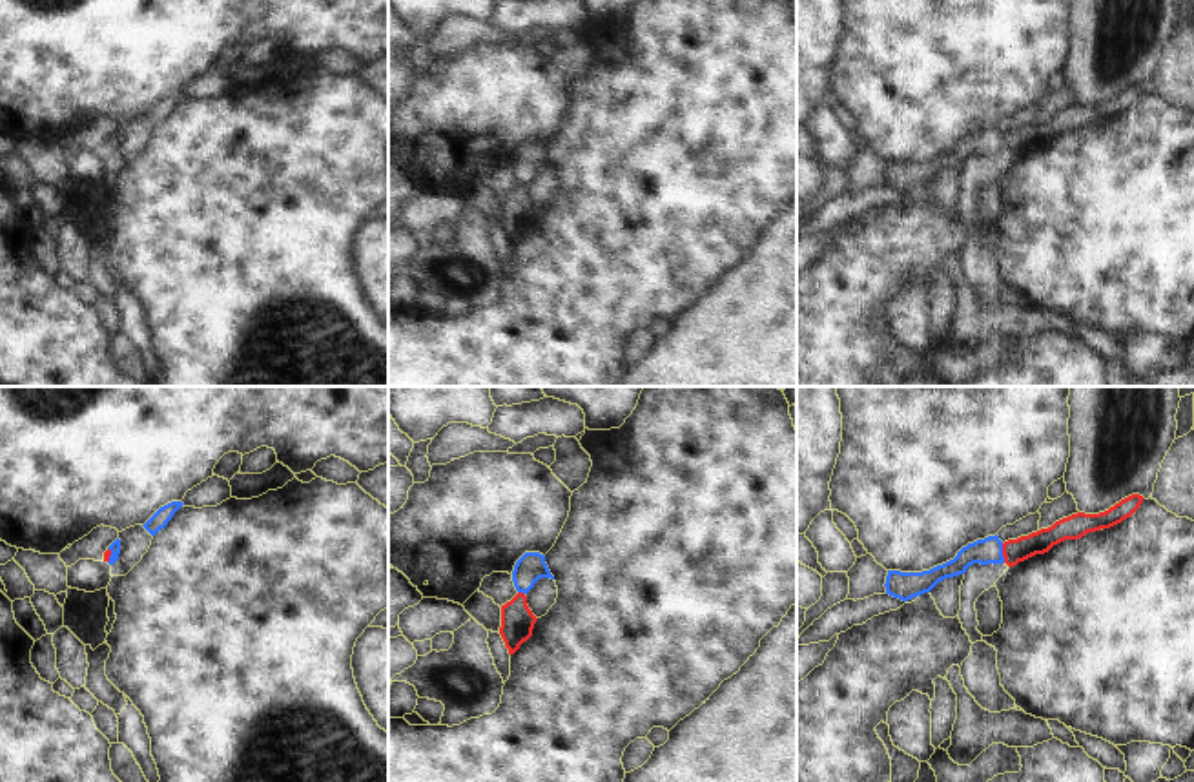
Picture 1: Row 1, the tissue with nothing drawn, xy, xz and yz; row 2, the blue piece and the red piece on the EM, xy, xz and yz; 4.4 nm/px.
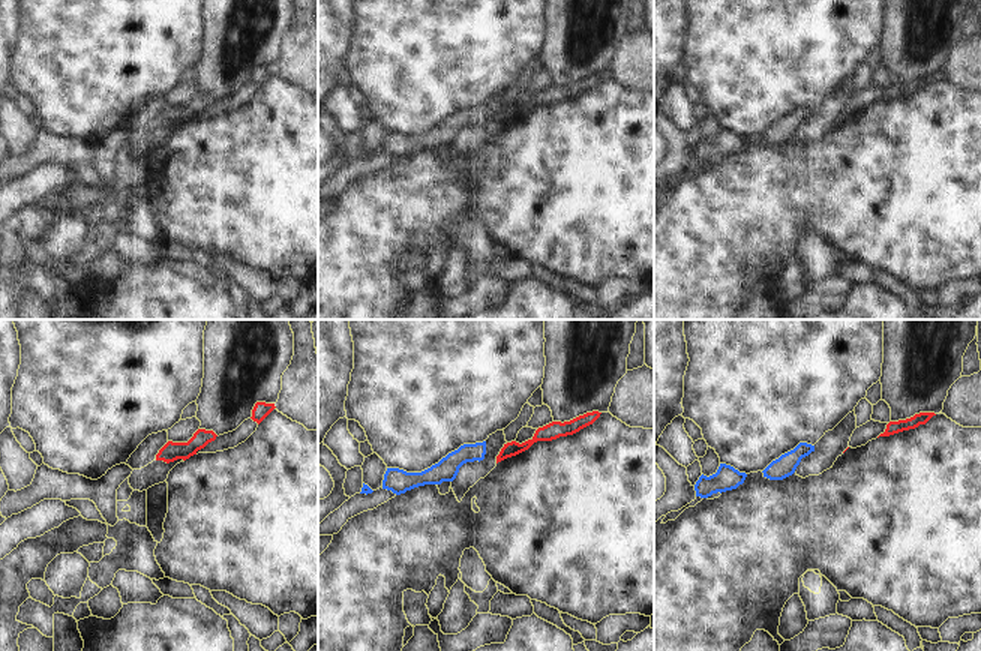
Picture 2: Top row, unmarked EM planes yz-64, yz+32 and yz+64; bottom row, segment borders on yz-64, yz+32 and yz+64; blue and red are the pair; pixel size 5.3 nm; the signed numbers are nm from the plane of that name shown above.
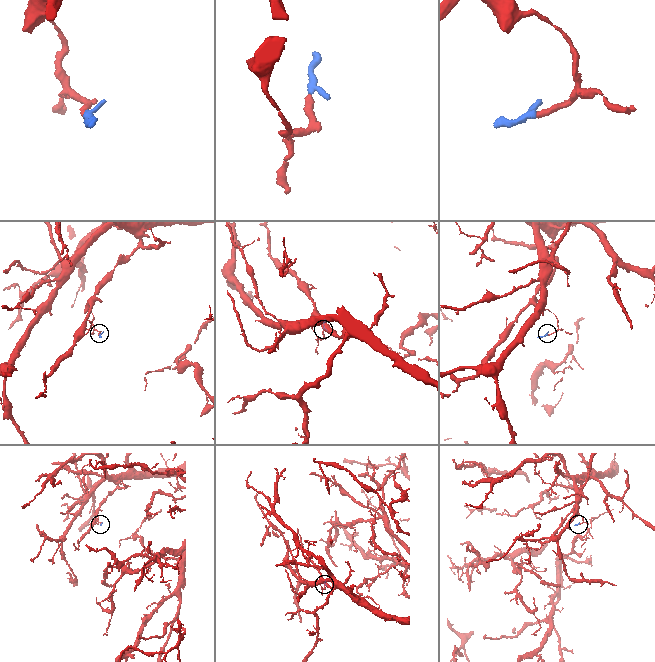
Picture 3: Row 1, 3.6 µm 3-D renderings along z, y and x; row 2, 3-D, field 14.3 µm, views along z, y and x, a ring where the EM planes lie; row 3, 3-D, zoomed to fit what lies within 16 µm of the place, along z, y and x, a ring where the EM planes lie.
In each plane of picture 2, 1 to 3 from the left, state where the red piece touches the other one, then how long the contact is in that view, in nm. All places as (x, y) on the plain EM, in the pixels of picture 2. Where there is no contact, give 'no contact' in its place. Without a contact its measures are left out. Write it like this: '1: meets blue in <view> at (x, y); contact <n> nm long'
1: no contact
2: no contact
3: no contact

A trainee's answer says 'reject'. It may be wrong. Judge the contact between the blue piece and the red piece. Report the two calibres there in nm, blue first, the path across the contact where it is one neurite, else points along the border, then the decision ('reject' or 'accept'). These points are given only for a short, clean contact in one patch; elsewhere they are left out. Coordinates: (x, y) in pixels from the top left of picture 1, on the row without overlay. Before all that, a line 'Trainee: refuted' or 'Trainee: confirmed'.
Trainee: refuted
110 nm thick on the blue side, 110 nm on the other; runs through yz (985, 143), (1001, 144), (1014, 143); accept

